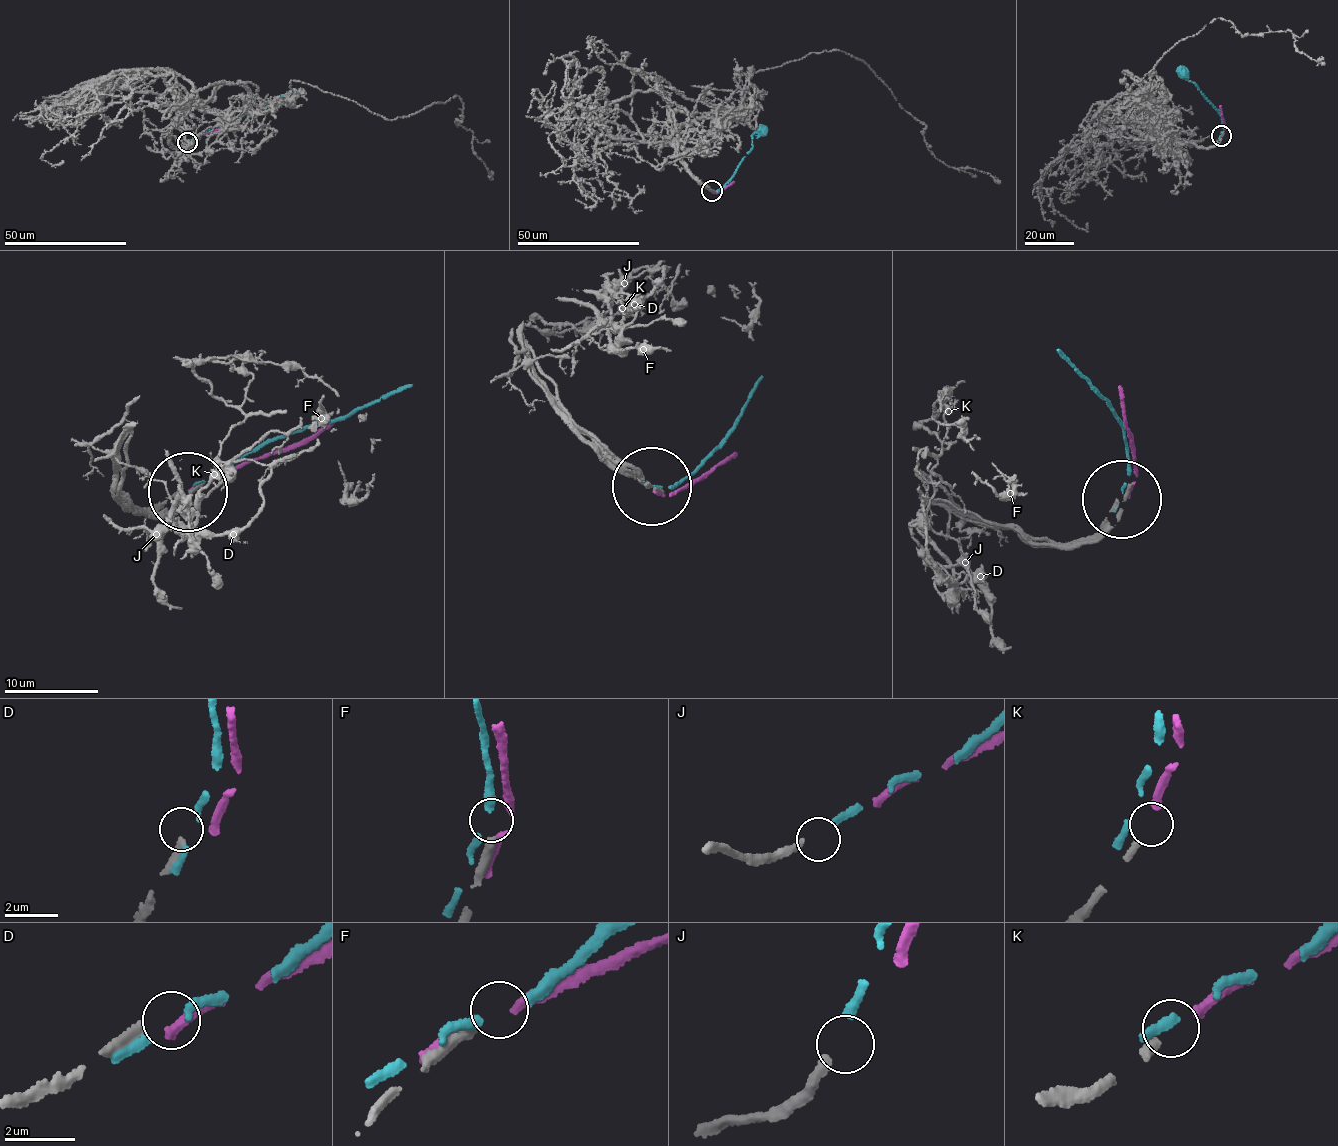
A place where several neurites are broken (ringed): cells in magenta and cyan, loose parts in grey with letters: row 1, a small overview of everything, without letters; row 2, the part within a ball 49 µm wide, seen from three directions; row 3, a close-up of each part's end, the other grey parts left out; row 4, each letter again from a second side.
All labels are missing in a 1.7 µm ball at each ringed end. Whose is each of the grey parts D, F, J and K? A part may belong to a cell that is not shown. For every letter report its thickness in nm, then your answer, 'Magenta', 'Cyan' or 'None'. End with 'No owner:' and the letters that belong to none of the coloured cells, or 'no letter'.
D: Thickness 240 nm. None
F: Thickness 280 nm. None
J: Thickness 260 nm. Cyan
K: Thickness 280 nm. Magenta
No owner: D, F

